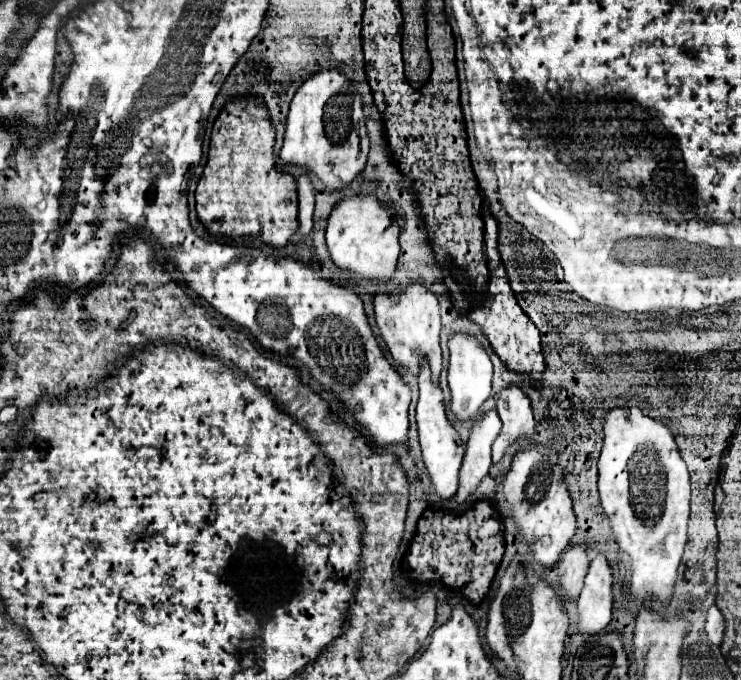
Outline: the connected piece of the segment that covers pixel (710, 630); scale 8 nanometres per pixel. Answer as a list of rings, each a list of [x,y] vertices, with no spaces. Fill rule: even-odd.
[[[712,606],[708,610],[708,620],[706,620],[706,634],[710,638],[712,644],[720,646],[722,638],[724,638],[724,616],[718,610],[718,606]]]

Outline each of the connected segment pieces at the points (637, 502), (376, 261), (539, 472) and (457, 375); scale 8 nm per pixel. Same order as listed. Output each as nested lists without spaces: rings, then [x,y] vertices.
[[[638,406],[612,408],[604,418],[604,446],[598,460],[598,490],[602,508],[618,540],[620,576],[624,586],[636,596],[654,594],[664,606],[672,598],[676,570],[686,546],[686,526],[690,516],[690,474],[666,424],[646,416]]]
[[[350,196],[342,198],[330,218],[326,228],[326,244],[334,264],[340,270],[348,270],[354,274],[362,274],[368,278],[384,278],[388,280],[396,272],[396,262],[400,254],[400,226],[386,204],[382,204],[376,196]]]
[[[532,444],[516,452],[504,480],[504,494],[512,508],[514,522],[526,536],[538,562],[542,566],[554,566],[576,530],[572,498],[564,484],[564,470],[558,464],[558,448],[554,444]]]
[[[456,332],[448,340],[450,350],[450,368],[448,368],[448,384],[452,390],[452,412],[458,420],[476,420],[480,406],[486,402],[492,390],[492,362],[486,354],[482,342],[466,332]]]

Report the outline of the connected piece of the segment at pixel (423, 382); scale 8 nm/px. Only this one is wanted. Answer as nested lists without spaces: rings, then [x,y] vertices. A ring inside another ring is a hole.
[[[428,360],[420,362],[420,400],[416,408],[416,420],[418,420],[418,432],[420,432],[420,446],[422,446],[422,458],[428,468],[428,474],[432,478],[432,486],[438,492],[440,498],[452,498],[458,490],[458,470],[464,456],[464,444],[460,440],[458,430],[450,424],[446,418],[446,406],[444,406],[444,394],[438,384],[432,380],[430,364]]]

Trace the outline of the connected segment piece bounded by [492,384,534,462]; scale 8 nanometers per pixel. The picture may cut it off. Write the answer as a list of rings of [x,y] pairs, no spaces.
[[[508,384],[496,402],[498,414],[502,418],[502,430],[492,442],[492,460],[500,460],[506,452],[506,448],[520,440],[528,438],[534,432],[534,416],[532,416],[532,404],[530,398],[514,384]]]

